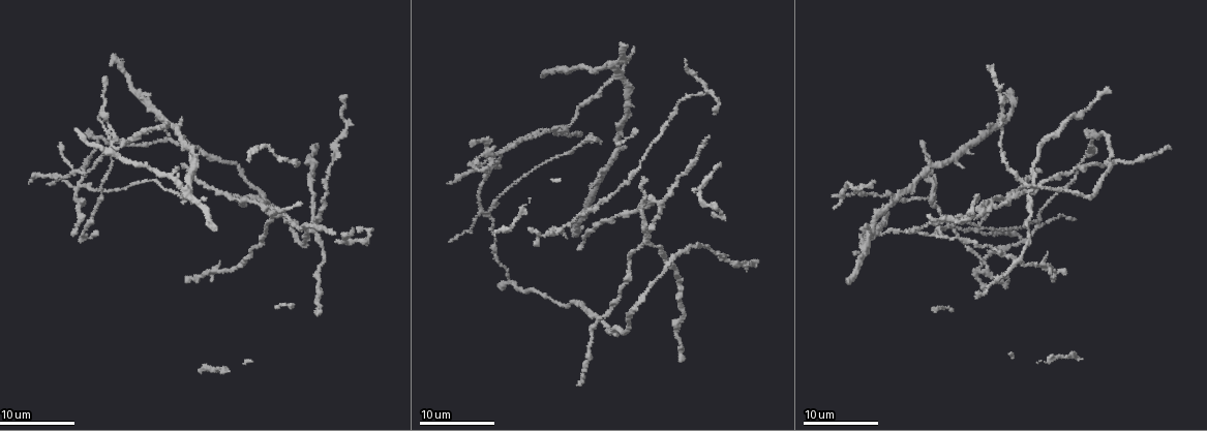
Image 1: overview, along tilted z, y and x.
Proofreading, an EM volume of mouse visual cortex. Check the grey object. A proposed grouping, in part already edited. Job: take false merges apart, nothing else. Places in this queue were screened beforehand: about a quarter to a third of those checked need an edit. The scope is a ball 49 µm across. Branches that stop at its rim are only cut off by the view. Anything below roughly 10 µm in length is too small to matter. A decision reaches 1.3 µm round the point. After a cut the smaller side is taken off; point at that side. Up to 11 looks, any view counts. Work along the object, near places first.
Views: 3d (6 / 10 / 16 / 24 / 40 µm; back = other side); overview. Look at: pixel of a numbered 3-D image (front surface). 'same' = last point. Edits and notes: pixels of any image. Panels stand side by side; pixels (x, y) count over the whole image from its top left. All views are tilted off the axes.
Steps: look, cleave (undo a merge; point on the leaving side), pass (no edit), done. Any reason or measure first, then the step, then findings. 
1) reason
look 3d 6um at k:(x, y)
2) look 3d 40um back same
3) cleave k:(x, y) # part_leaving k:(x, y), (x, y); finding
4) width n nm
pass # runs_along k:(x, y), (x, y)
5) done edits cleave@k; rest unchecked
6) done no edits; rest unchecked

three arms meet
look 3d 10um at 1:(196, 282)

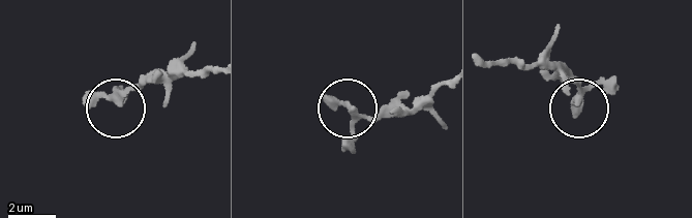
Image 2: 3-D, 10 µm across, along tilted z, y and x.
width 190 nm
pass # all the same neuron

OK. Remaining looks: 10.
branch point
look 3d 10um at 1:(979, 212)

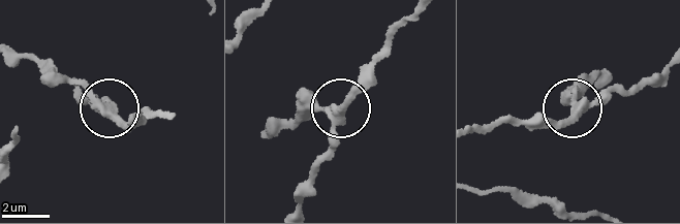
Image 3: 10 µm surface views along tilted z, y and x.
from behind
look 3d 10um back at 3:(104, 109)

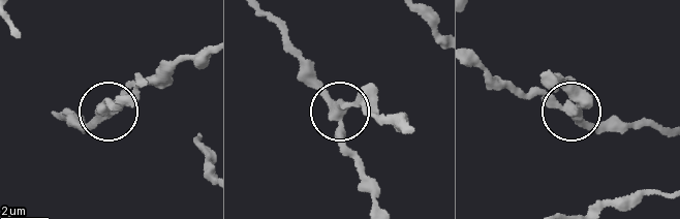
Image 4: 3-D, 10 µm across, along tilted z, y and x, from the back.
width 330 nm
pass # continuous, no second neuron

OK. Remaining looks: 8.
looks like a crossing
look 3d 10um at 1:(667, 260)

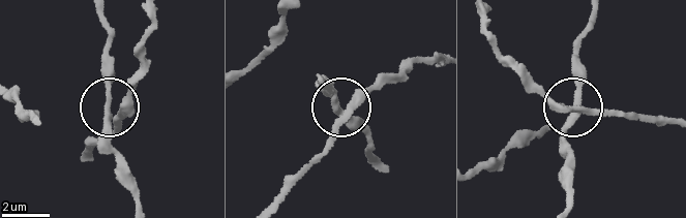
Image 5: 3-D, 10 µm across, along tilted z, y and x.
width 260 nm
pass # runs_along 5:(274, 204), (321, 154), (339, 111), (369, 129); one neuron here

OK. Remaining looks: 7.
side arm on a straight run
look 3d 10um at 1:(249, 186)

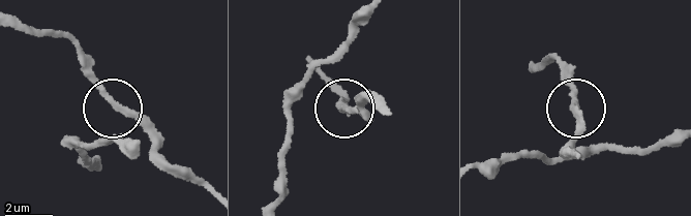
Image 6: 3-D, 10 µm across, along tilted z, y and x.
zoom in
look 3d 6um at 6:(116, 106)

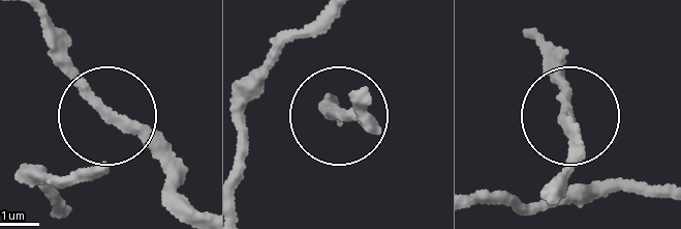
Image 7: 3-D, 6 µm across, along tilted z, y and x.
width 190 nm
pass # runs_along 7:(42, 23), (94, 105), (182, 173); one neuron here

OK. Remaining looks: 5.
looks like a crossing
look 3d 10um at 1:(483, 210)

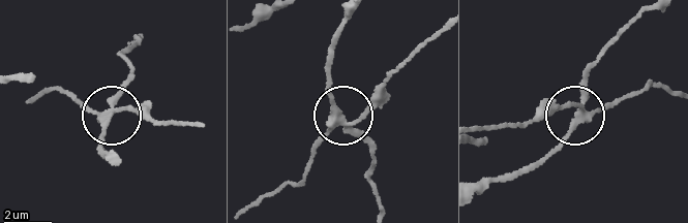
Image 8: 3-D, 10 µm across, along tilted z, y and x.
look 3d 6um at 8:(114, 112)

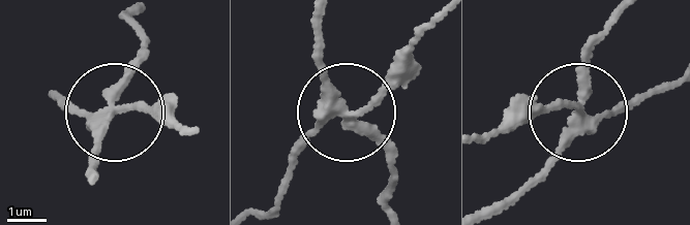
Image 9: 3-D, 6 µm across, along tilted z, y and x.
width 270 nm
cleave 9:(61, 107) # part_leaving 9:(582, 117), (541, 106), (484, 135); a second neuron is stuck on

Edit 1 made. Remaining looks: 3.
done edits cleave@9; rest unchecked

